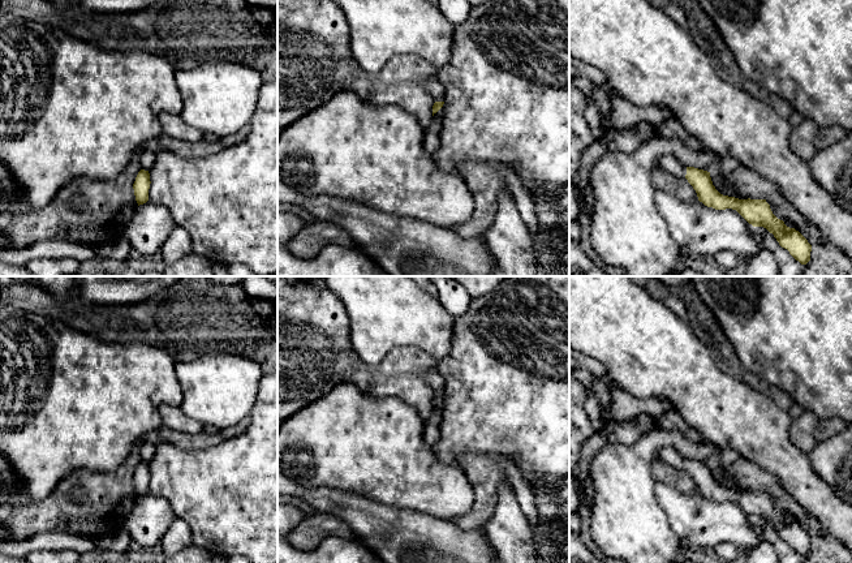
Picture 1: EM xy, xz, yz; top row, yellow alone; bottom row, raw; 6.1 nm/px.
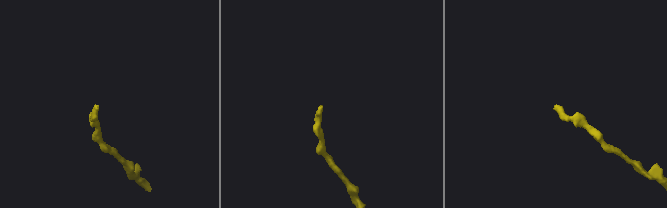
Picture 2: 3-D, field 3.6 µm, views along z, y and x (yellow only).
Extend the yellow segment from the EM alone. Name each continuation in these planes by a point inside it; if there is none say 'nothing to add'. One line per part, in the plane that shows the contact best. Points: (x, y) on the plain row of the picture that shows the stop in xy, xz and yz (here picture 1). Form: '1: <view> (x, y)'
1: yz (667, 454)

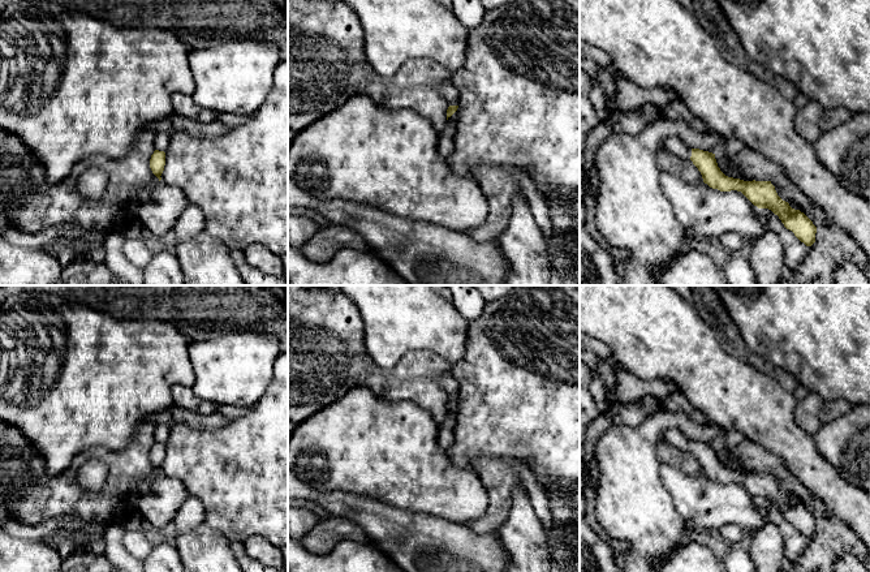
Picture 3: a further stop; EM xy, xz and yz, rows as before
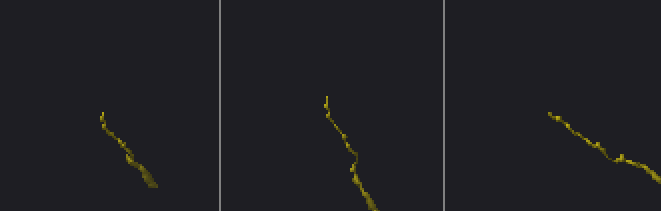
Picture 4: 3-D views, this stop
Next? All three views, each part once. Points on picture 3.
1: yz (672, 435)

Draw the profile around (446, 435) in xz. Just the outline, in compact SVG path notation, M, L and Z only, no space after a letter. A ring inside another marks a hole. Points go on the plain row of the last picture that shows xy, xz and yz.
M447 423L439 425L438 443L444 451L455 444L455 431L452 426Z

